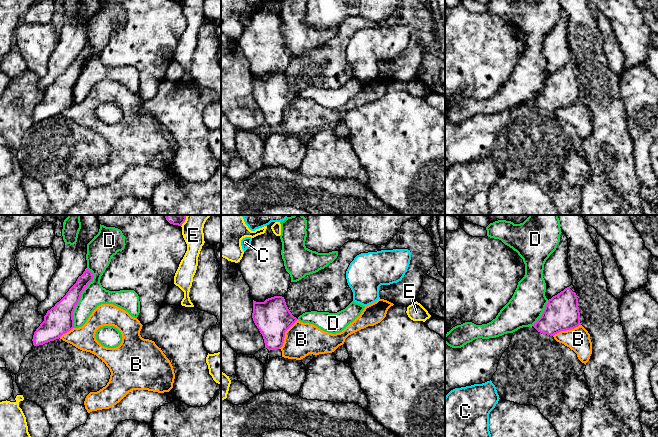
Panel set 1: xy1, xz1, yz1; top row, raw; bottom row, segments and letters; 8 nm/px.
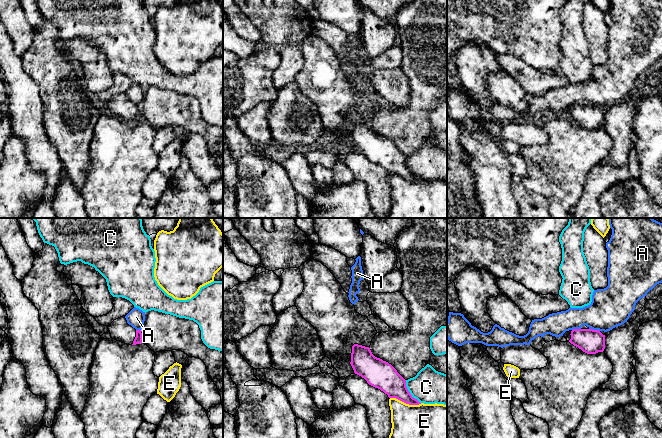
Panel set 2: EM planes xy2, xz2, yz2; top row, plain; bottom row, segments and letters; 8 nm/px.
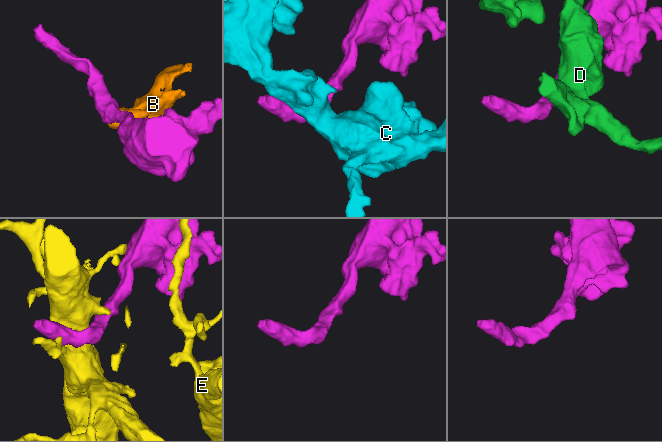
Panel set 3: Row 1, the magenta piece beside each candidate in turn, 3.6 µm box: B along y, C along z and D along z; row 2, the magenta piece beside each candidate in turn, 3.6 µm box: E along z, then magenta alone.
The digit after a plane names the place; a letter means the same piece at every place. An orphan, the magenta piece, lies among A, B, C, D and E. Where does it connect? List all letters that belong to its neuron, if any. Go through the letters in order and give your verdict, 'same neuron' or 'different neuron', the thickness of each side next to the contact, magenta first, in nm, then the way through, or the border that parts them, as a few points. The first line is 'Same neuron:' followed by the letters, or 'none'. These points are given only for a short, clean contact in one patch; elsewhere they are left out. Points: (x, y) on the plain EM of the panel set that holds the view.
Same neuron: none
A: different neuron | 200/320 nm | along yz2 (589, 104), (599, 107)
B: different neuron | 300/280 nm | along xz1 (297, 95), (285, 108), (284, 118), (279, 124)
C: different neuron | 220/280 nm
D: different neuron | 220/180 nm
E: different neuron | 200/440 nm

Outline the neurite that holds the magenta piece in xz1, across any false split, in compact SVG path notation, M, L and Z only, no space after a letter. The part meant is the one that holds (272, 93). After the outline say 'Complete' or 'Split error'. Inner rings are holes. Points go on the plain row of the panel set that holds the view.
M274 72L264 78L253 76L252 94L269 127L283 122L285 108L298 96L292 91L282 72Z. Complete

